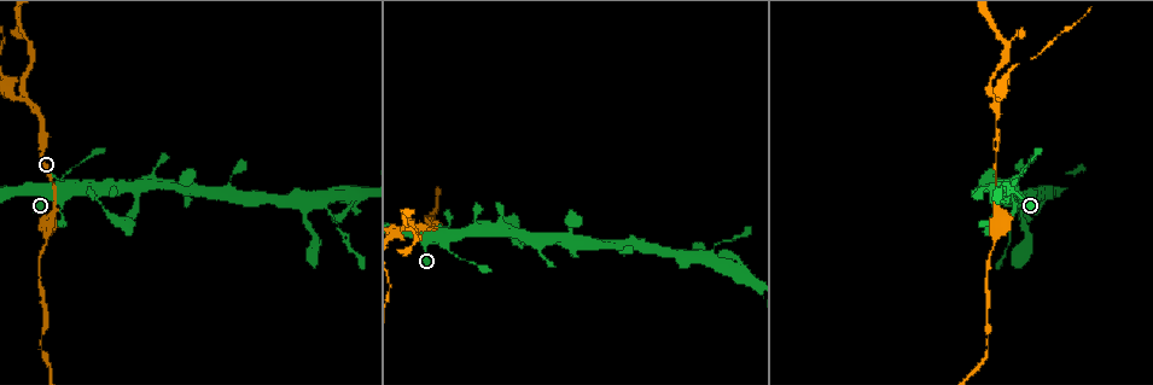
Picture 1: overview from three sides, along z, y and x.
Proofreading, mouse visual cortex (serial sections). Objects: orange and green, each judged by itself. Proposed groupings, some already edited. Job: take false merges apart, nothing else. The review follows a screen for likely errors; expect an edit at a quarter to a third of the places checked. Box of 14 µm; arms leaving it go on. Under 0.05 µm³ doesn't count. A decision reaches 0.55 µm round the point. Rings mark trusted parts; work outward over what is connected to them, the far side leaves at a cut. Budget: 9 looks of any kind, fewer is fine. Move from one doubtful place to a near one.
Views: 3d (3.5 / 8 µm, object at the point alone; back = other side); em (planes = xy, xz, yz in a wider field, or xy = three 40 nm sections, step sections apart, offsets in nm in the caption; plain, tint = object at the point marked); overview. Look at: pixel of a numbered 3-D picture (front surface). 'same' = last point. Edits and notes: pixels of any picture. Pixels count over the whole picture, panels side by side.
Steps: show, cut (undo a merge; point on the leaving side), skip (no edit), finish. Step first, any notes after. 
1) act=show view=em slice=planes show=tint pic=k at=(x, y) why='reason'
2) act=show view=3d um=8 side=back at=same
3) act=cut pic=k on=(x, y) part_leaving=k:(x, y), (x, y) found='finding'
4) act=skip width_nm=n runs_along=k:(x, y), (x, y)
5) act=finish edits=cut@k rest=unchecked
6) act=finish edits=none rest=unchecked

act=show view=3d um=3.5 pic=1 at=(1011, 193) why='small branch off a trunk'

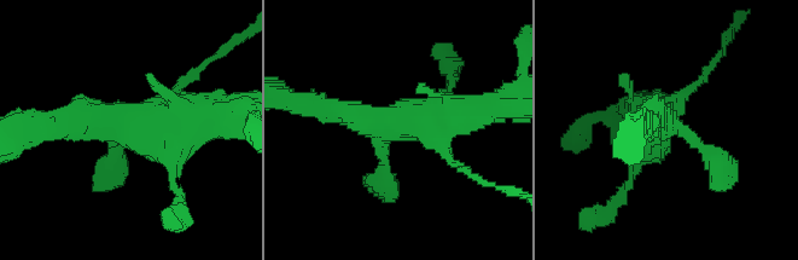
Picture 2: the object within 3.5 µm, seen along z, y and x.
act=show view=em slice=xy step=2 show=tint pic=2 at=(128, 124) why='now the EM'

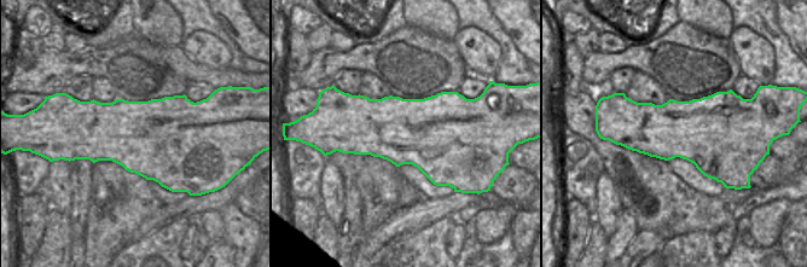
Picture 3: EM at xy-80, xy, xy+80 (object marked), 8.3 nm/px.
act=show view=em slice=xy step=1 show=tint at=same why='another direction'

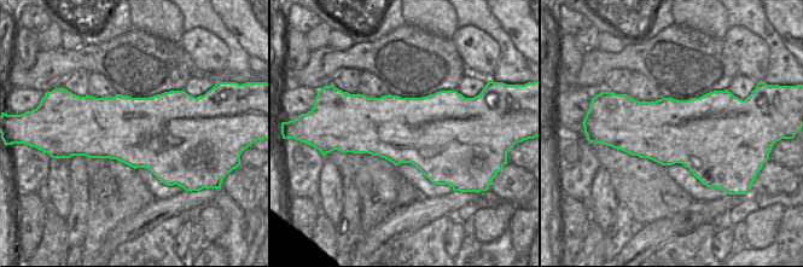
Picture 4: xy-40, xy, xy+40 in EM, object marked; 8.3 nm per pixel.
act=skip width_nm=650 runs_along=2:(383, 165), (394, 123), (497, 105) found='all the same cell'

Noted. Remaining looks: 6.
act=show view=em slice=xy step=1 show=tint pic=1 at=(36, 110) why='sudden change in width'

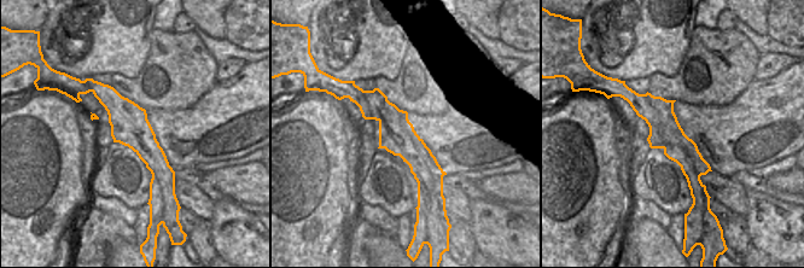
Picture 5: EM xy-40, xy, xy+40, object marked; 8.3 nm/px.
act=show view=3d um=3.5 side=back at=same

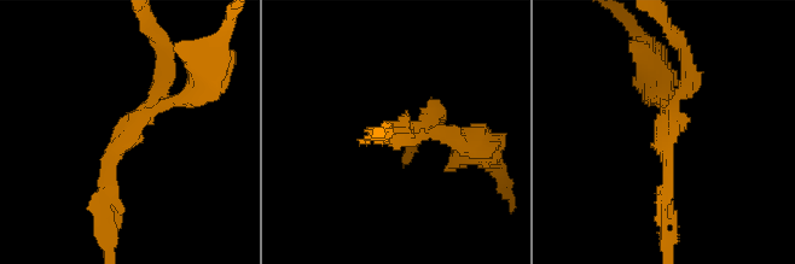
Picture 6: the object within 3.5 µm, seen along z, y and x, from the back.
act=cut pic=6 on=(650, 66) part_leaving=6:(666, 104), (636, 30) found='two cells meet here'

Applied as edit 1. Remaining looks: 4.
act=show view=3d um=8 pic=1 at=(1005, 42) why='narrows sharply'

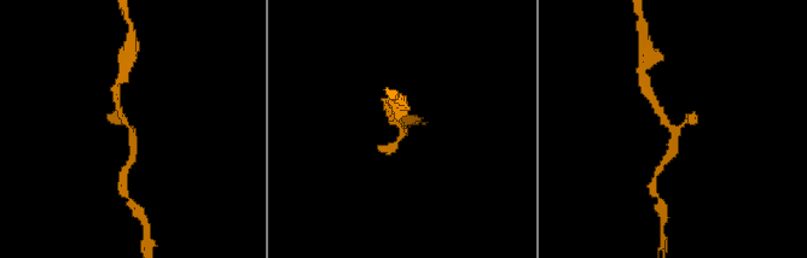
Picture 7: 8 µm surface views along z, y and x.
act=show view=3d um=3.5 pic=7 at=(674, 130) why='zoom in'

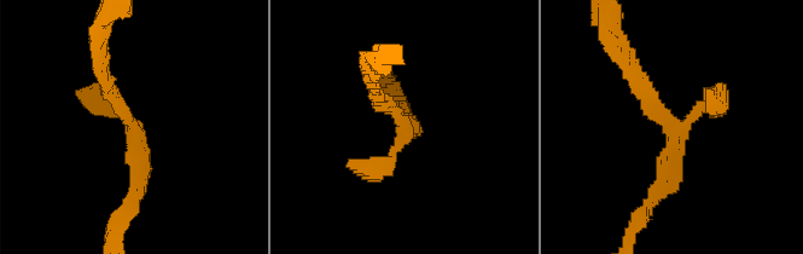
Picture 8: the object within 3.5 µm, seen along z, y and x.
act=show view=em slice=xy step=1 show=tint pic=8 at=(407, 126)

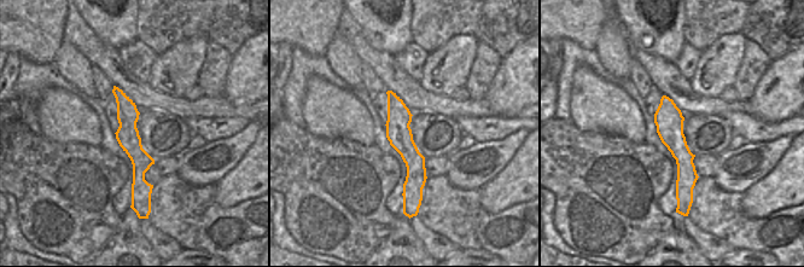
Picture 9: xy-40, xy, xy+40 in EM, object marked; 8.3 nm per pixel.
act=skip runs_along=8:(131, 197), (145, 160), (100, 71) found='all the same cell'

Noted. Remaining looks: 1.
act=finish edits=cut@6 rest=unchecked

